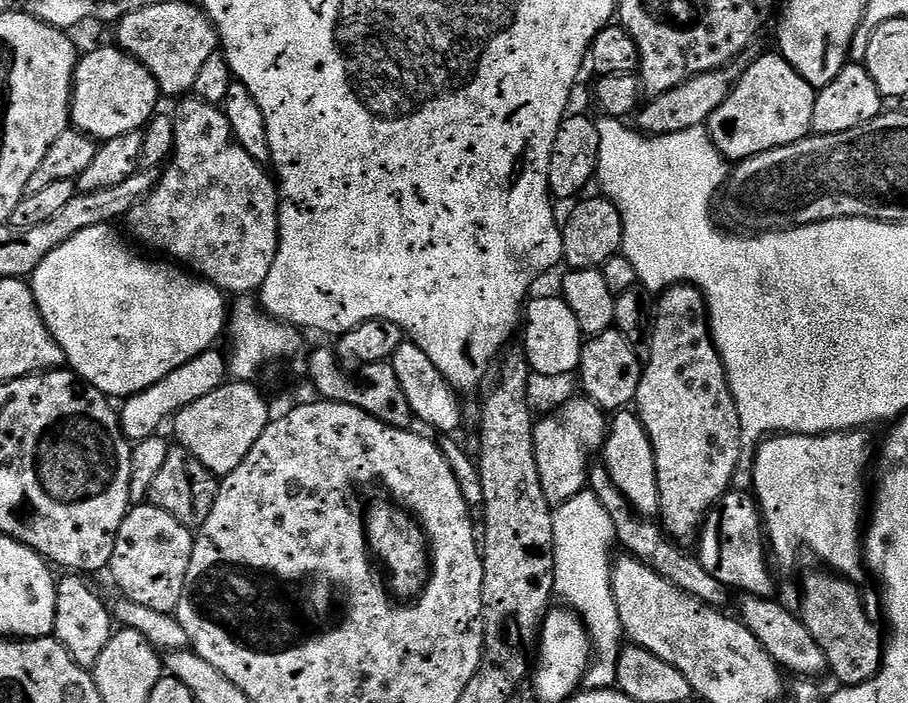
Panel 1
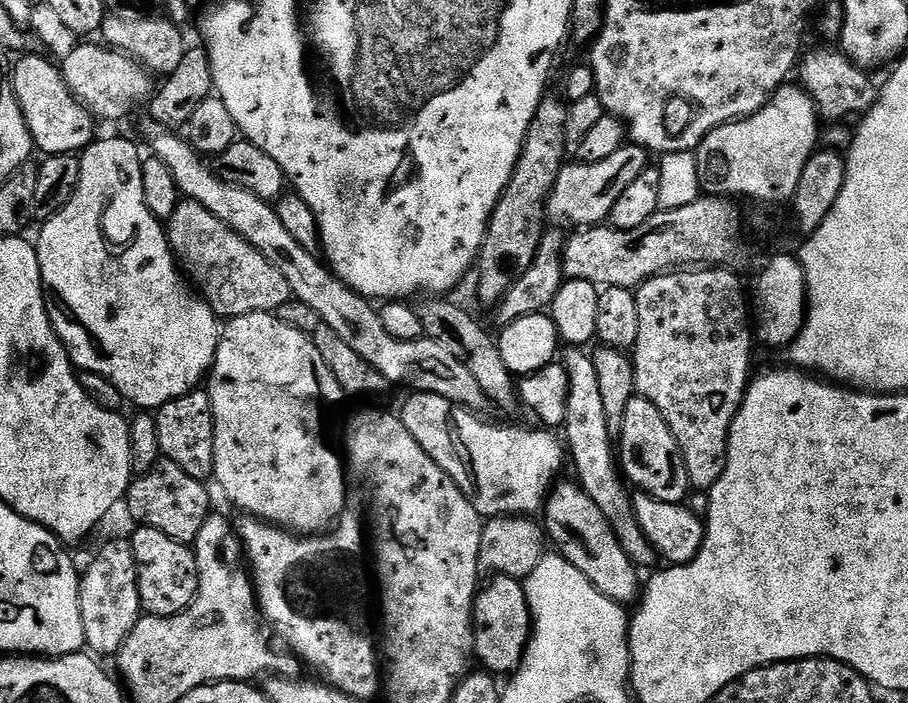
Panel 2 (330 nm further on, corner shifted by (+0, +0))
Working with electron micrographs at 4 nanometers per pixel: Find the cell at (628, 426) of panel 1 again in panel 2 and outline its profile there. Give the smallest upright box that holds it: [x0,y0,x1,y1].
[618,394,690,502]

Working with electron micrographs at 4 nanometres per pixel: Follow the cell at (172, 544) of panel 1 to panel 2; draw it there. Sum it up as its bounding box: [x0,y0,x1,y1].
[130,526,198,614]

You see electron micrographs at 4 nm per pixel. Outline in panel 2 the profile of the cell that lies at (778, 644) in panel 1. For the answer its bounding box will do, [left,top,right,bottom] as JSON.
[562,346,658,569]

